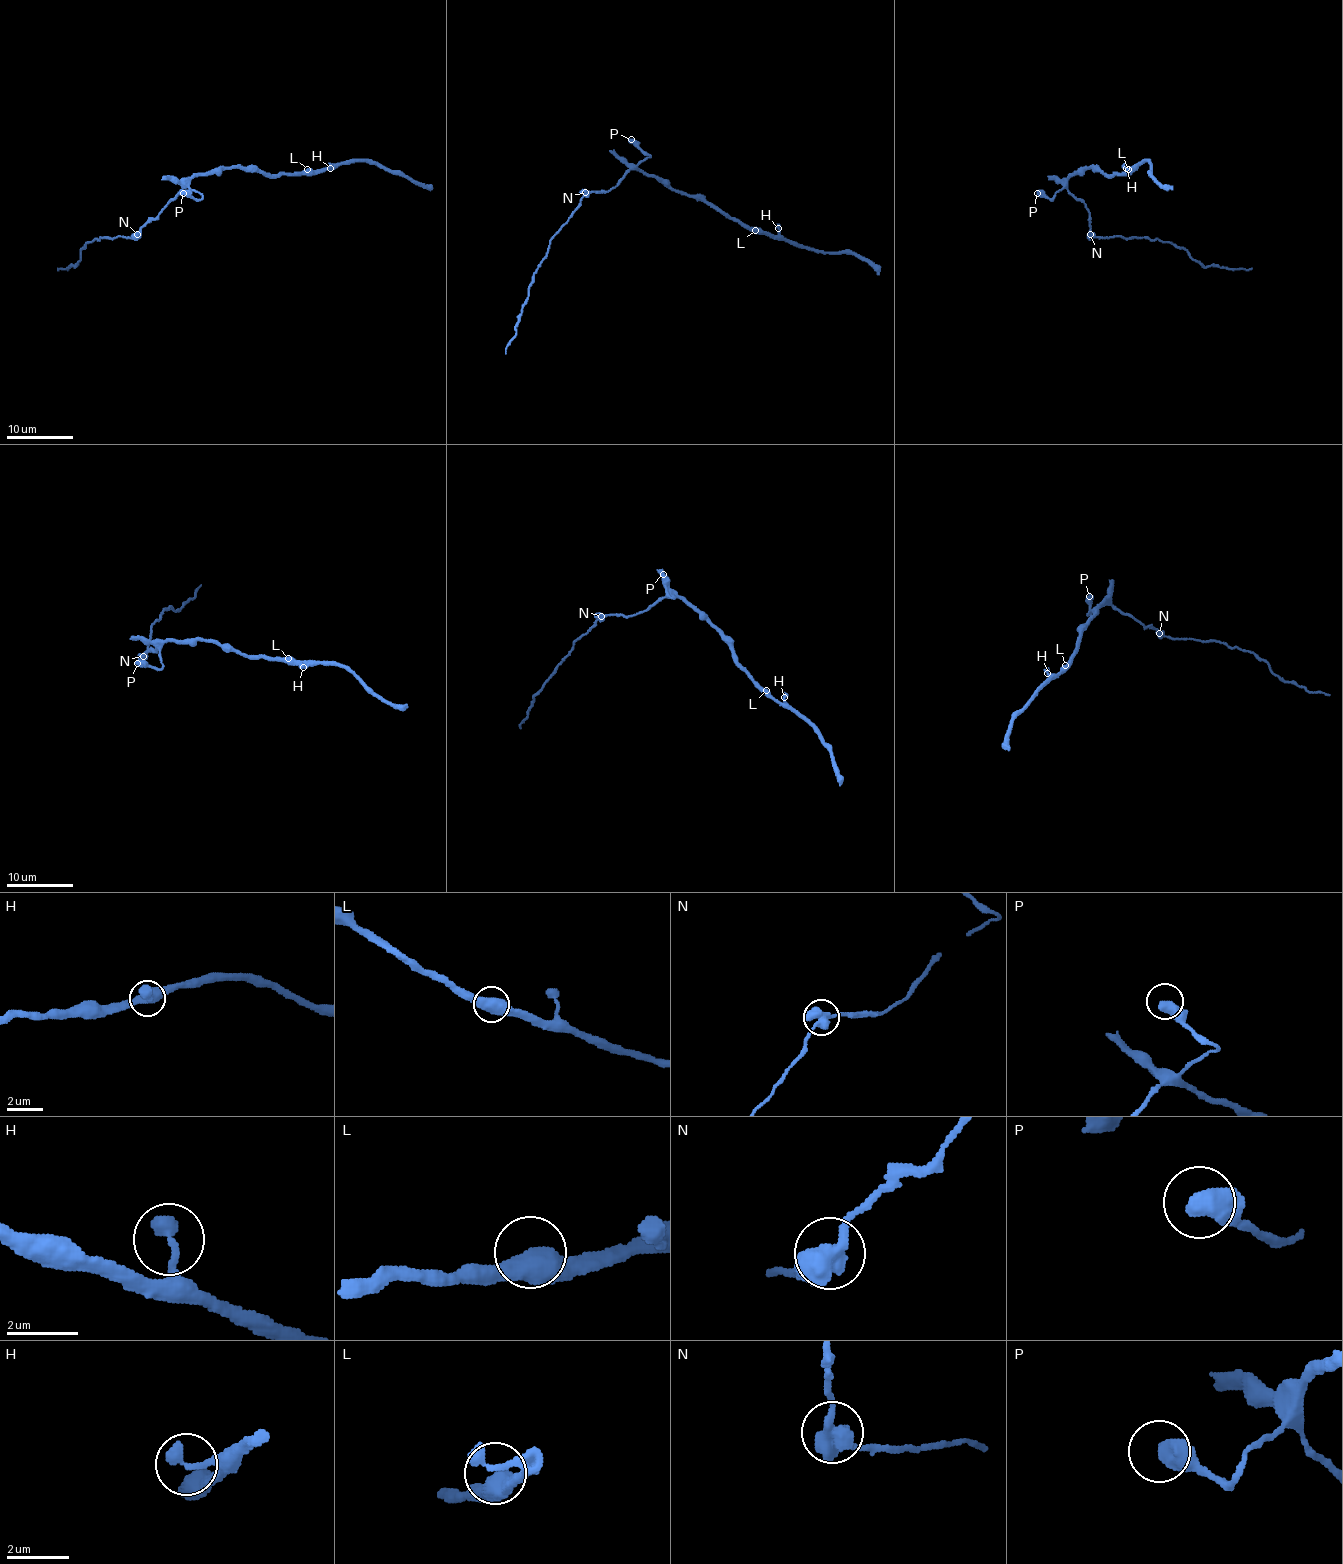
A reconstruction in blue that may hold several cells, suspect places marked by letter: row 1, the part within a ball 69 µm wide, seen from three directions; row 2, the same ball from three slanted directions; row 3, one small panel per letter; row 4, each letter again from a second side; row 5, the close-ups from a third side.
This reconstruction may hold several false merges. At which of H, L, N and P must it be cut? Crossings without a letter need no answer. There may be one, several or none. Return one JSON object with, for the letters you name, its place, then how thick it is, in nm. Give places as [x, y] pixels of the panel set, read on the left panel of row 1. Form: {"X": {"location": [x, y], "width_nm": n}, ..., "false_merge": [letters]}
{"N": {"location": [137, 234], "width_nm": 550}, "false_merge": ["N"]}

